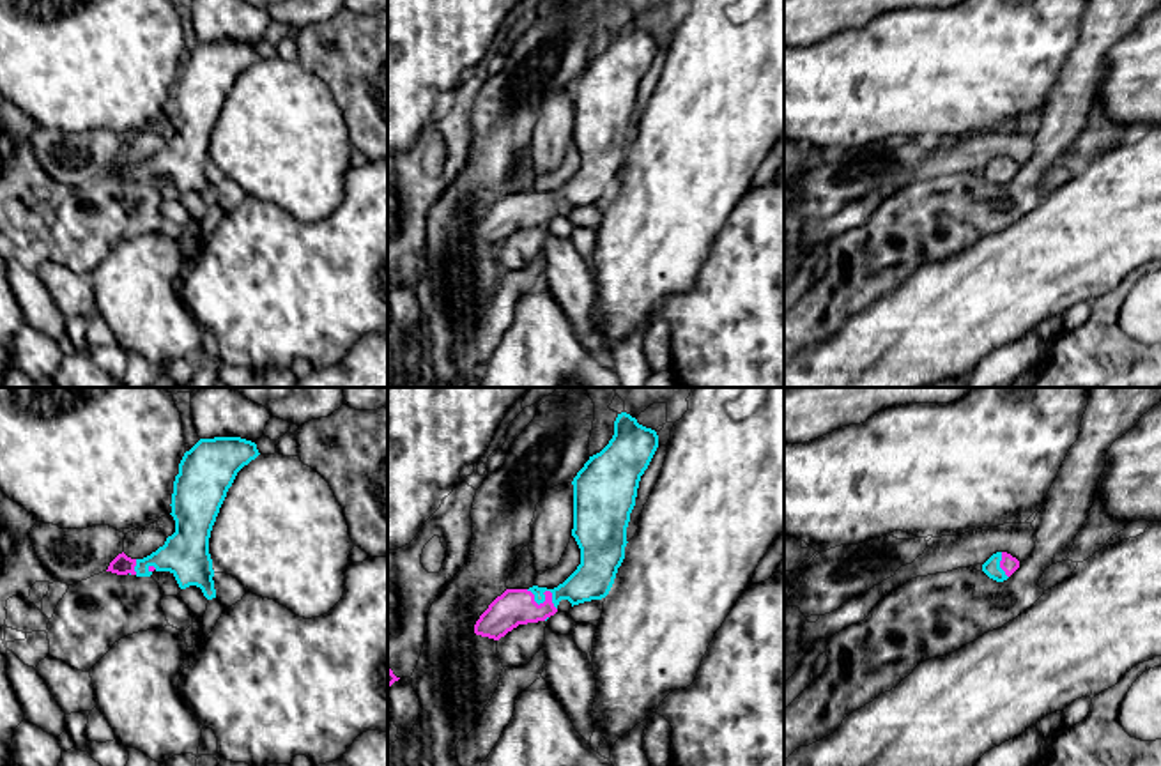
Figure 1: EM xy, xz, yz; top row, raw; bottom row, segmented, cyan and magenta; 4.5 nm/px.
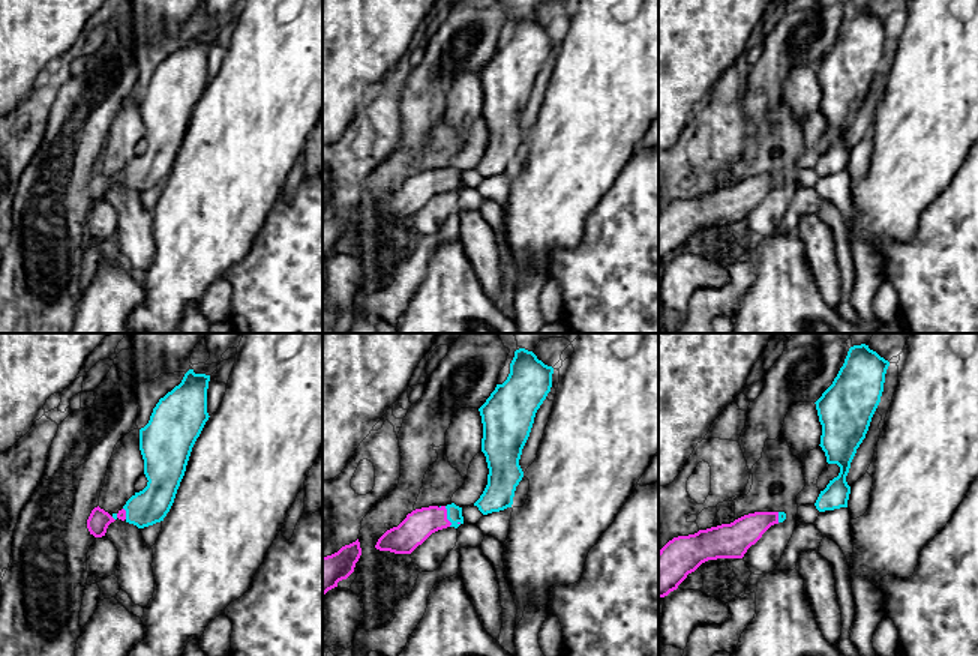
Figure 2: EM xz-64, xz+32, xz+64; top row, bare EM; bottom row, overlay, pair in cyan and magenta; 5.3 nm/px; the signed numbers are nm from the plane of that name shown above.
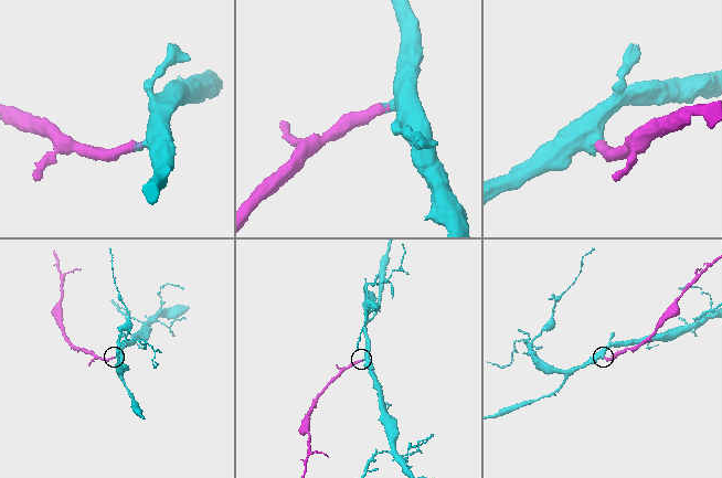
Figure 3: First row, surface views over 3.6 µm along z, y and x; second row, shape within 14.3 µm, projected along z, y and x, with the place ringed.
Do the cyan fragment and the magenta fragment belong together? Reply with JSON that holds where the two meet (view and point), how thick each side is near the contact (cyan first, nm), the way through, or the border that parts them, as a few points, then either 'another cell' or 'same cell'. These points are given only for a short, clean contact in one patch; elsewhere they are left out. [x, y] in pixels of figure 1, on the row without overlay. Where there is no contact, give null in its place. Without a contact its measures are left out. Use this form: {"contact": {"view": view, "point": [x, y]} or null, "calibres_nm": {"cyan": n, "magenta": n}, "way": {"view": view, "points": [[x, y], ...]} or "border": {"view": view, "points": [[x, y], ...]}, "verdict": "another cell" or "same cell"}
{"contact": {"view": "xz", "point": [544, 199]}, "calibres_nm": {"cyan": 180, "magenta": 170}, "way": {"view": "xz", "points": [[595, 179], [576, 193], [544, 199], [540, 207], [514, 211]]}, "verdict": "same cell"}

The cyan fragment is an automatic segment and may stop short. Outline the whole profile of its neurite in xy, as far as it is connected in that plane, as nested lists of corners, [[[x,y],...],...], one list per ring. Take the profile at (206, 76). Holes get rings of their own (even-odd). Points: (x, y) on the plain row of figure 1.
[[[241,41],[200,42],[184,57],[173,85],[175,136],[143,163],[119,157],[106,175],[136,180],[170,175],[181,193],[196,189],[207,203],[216,202],[211,134],[237,76],[258,58],[257,48]]]

